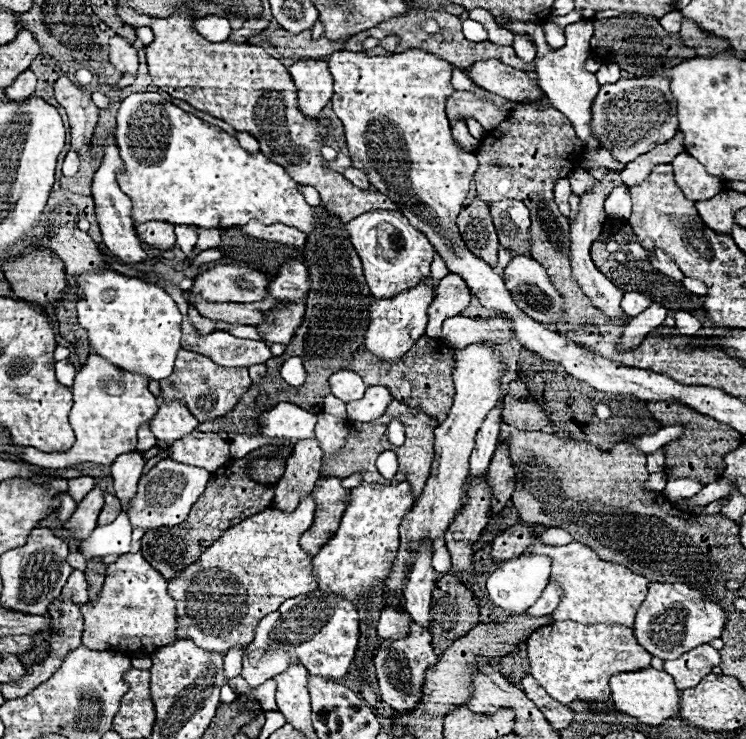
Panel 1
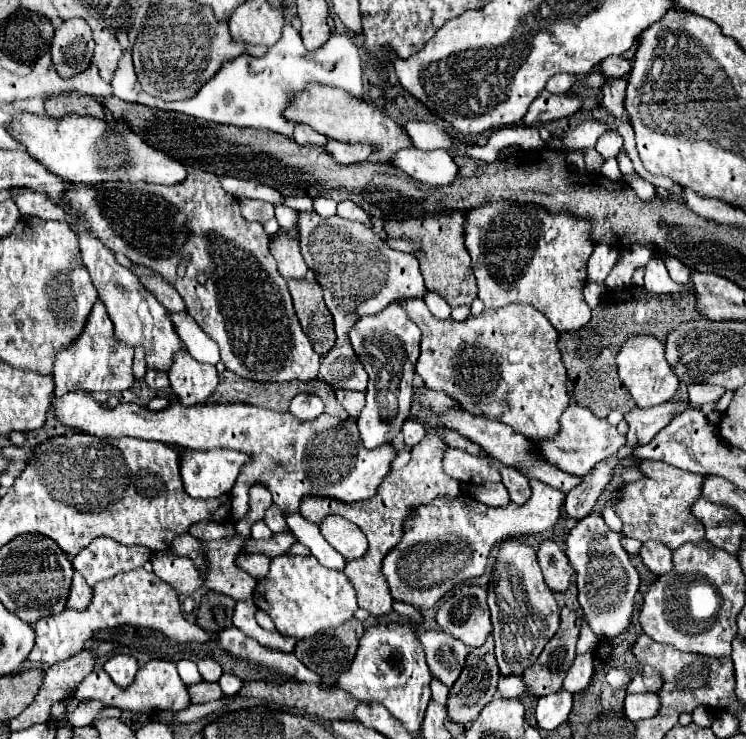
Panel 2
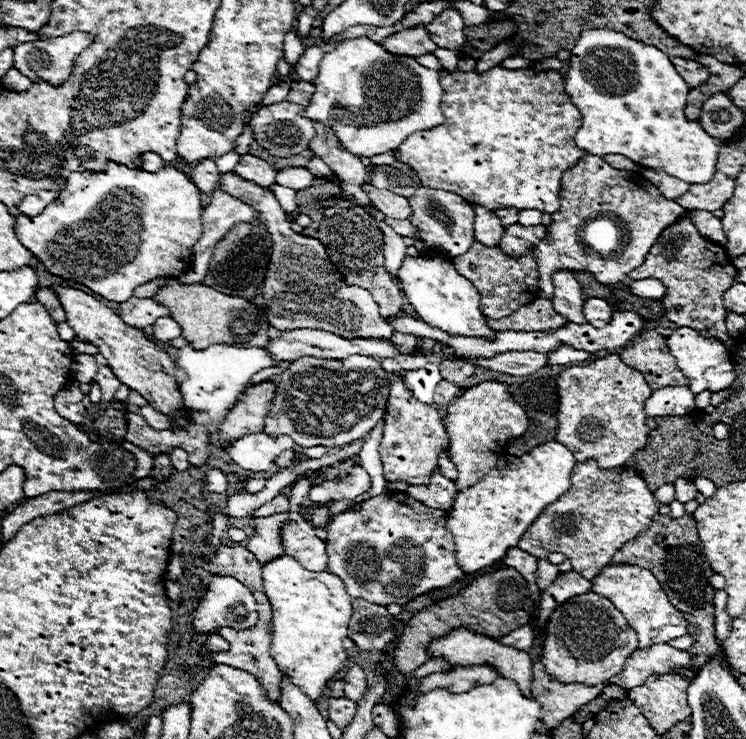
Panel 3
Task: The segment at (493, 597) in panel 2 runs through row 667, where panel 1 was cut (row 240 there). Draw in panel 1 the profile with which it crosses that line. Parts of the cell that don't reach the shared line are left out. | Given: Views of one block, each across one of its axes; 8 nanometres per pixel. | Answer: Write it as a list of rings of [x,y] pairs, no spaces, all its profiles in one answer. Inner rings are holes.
[[[518,200],[490,204],[490,214],[498,232],[500,246],[514,256],[530,256],[530,214]]]

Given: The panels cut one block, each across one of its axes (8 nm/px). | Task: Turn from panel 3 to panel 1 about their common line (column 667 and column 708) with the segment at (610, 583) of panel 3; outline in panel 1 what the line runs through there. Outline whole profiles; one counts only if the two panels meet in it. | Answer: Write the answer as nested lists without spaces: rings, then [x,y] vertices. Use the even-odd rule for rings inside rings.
[[[652,582],[652,586],[648,586],[646,600],[638,608],[634,634],[640,646],[644,646],[652,656],[672,660],[700,644],[708,644],[710,640],[720,638],[726,618],[728,612],[696,586],[684,582]]]

